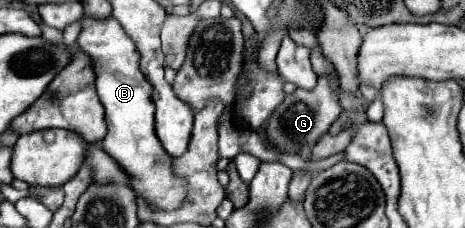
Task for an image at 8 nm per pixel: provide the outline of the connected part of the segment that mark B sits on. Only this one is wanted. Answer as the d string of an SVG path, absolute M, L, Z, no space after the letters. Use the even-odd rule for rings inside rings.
M83 19L83 31L77 39L77 47L87 53L95 63L97 93L105 107L107 135L101 141L121 169L129 175L137 195L141 195L151 207L159 211L177 209L187 195L187 181L173 173L173 157L161 147L155 135L155 103L151 99L151 85L139 71L139 53L123 31L119 21Z

